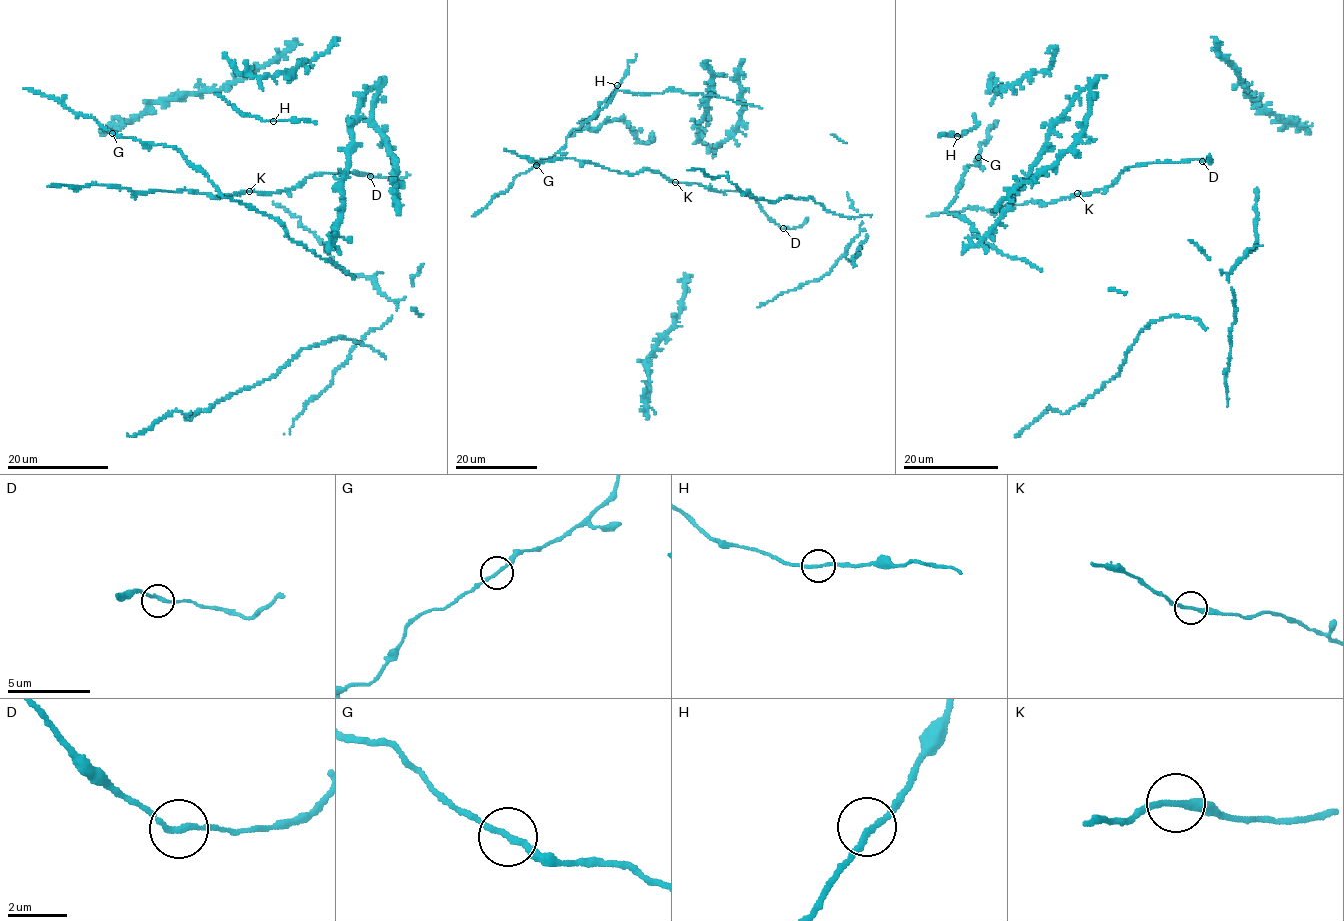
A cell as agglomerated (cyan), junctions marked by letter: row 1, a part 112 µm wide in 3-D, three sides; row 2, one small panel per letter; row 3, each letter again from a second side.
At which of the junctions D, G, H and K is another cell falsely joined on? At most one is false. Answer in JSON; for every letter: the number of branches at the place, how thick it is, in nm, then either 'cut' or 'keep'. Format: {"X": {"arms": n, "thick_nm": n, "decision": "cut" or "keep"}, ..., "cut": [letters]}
{"D": {"arms": 2, "thick_nm": 180, "decision": "keep"}, "G": {"arms": 2, "thick_nm": 200, "decision": "keep"}, "H": {"arms": 2, "thick_nm": 190, "decision": "keep"}, "K": {"arms": 2, "thick_nm": 200, "decision": "keep"}, "cut": []}

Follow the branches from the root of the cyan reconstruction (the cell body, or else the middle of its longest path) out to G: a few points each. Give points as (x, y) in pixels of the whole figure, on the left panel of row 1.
G: (149, 150), (134, 138), (120, 138), (112, 133)

